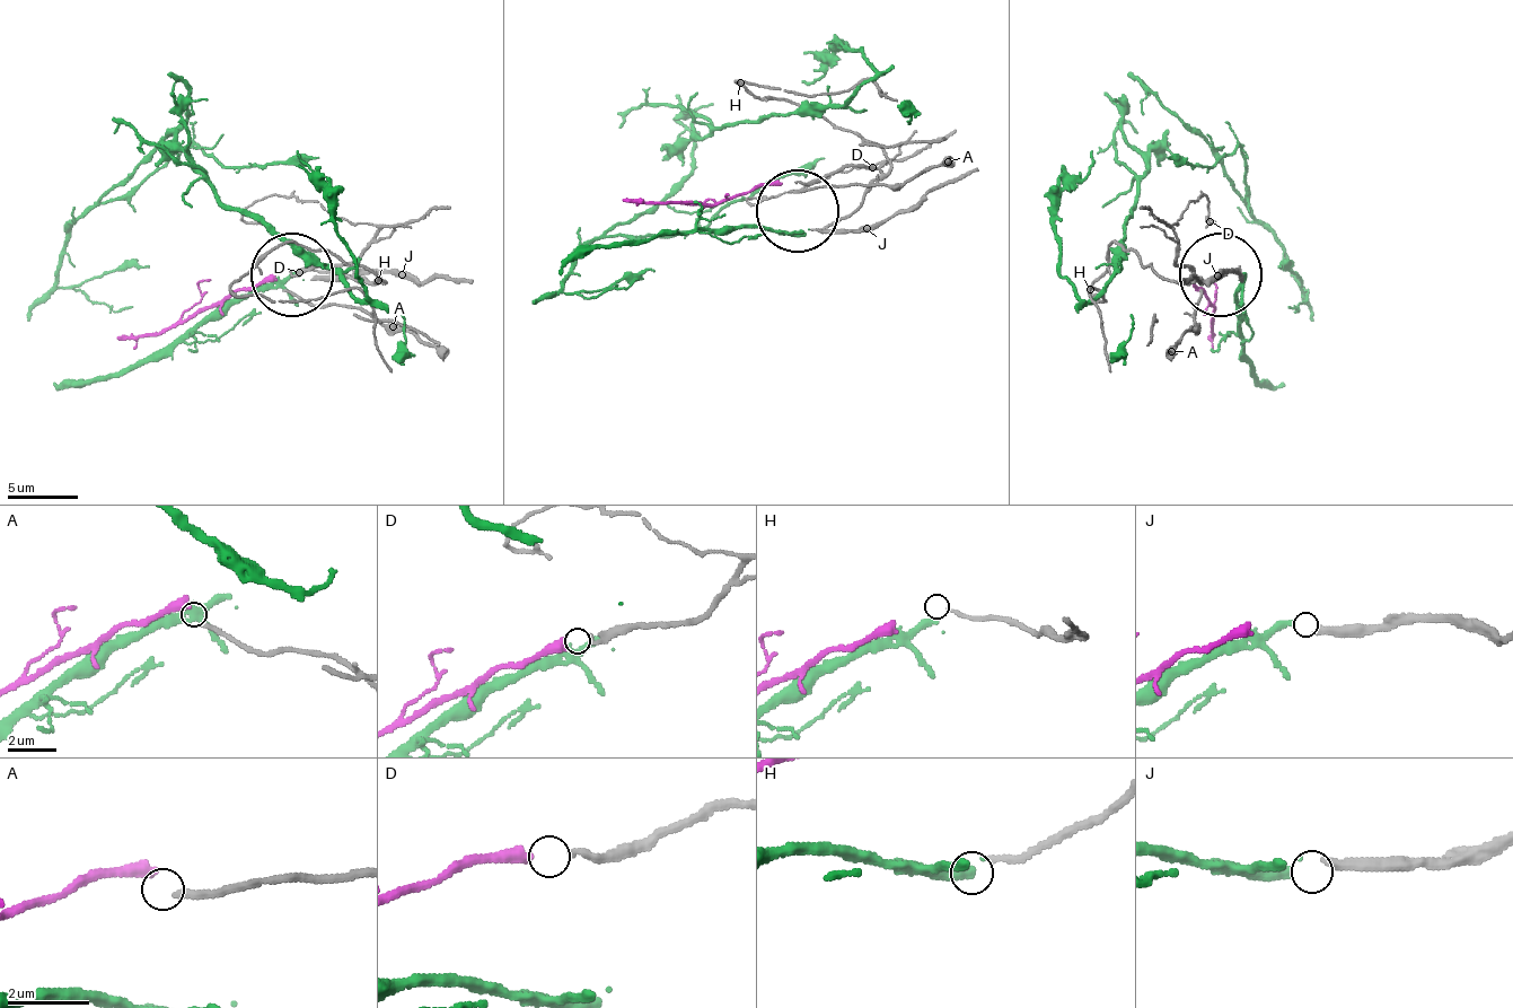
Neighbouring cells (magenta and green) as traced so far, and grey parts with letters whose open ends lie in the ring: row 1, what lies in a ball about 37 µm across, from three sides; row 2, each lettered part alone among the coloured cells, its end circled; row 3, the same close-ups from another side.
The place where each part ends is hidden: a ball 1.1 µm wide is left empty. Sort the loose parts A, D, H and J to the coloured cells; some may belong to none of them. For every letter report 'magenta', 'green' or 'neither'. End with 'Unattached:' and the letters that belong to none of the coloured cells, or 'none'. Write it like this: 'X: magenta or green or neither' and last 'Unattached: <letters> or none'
A: neither
D: magenta
H: neither
J: green
Unattached: A, H

